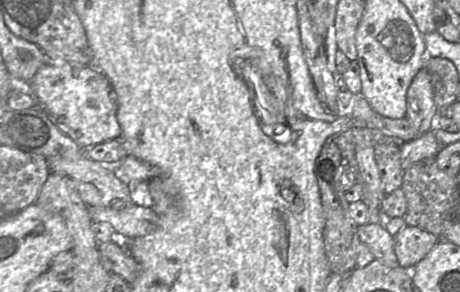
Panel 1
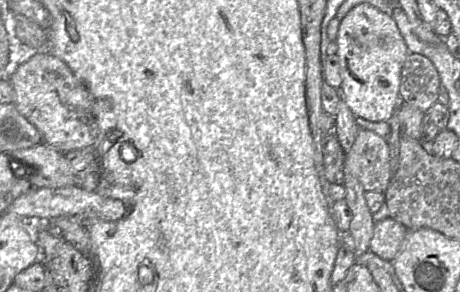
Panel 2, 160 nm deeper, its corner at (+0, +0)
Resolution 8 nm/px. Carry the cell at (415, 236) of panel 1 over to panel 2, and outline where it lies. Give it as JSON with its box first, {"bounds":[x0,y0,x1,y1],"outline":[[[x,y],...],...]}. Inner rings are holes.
{"bounds":[369,218,408,261],"outline":[[[392,218],[375,223],[369,250],[386,261],[392,261],[402,248],[408,229]]]}

